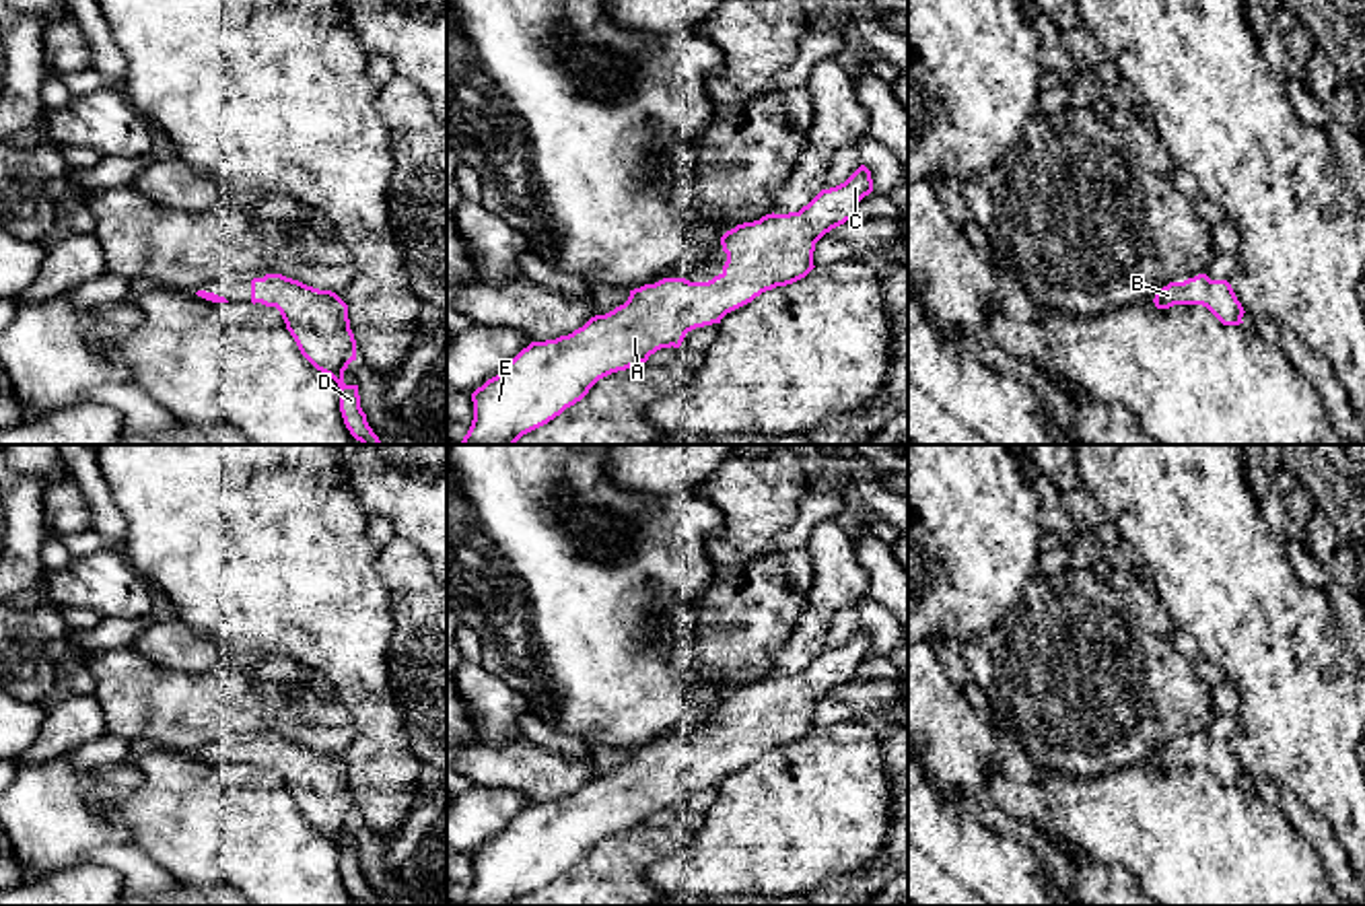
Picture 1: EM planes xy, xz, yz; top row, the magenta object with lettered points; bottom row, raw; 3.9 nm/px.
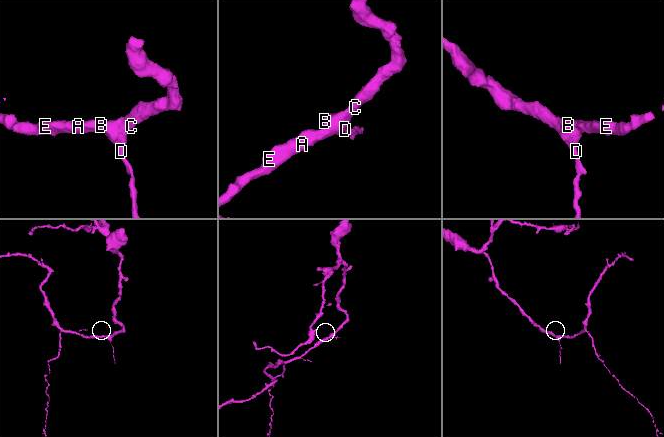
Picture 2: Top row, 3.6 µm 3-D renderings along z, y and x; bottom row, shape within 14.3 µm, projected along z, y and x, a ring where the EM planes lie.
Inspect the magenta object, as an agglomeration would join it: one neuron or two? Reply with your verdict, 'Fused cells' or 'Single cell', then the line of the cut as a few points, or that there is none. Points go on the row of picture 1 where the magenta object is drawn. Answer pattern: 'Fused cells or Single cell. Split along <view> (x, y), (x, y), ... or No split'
Single cell. No split

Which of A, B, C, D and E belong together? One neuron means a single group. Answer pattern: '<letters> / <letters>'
A B C D E

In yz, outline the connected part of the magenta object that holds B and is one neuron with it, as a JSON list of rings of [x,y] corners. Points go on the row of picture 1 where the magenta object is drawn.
[[[1198,274],[1184,282],[1169,282],[1155,294],[1153,303],[1157,309],[1169,309],[1174,305],[1202,305],[1223,325],[1244,323],[1241,317],[1246,313],[1229,282],[1211,280],[1206,274]]]

